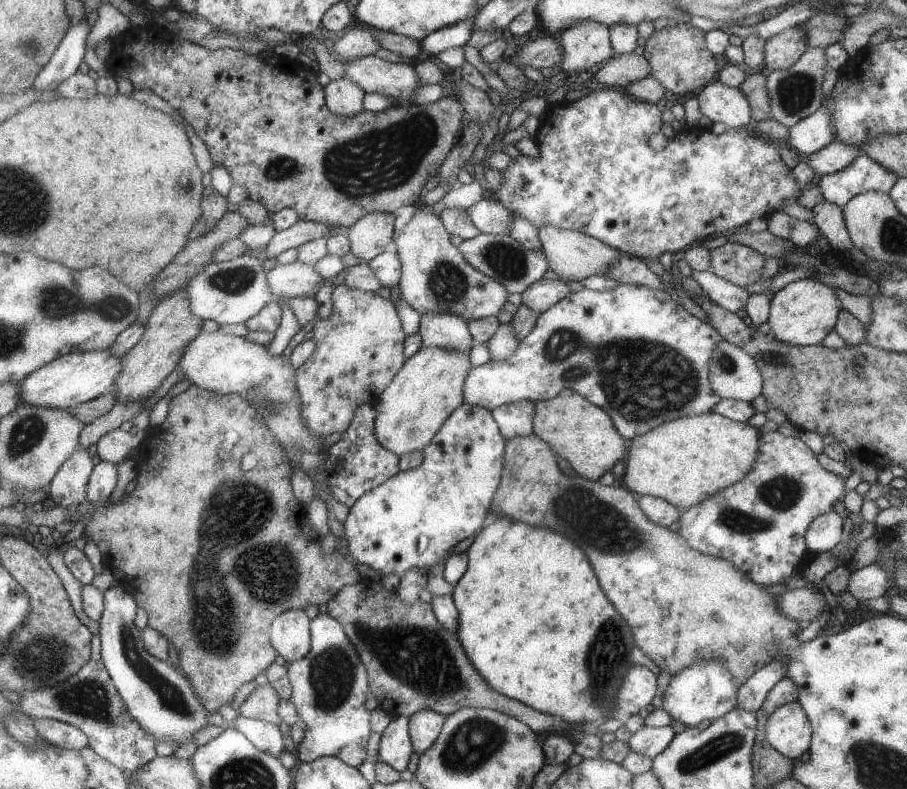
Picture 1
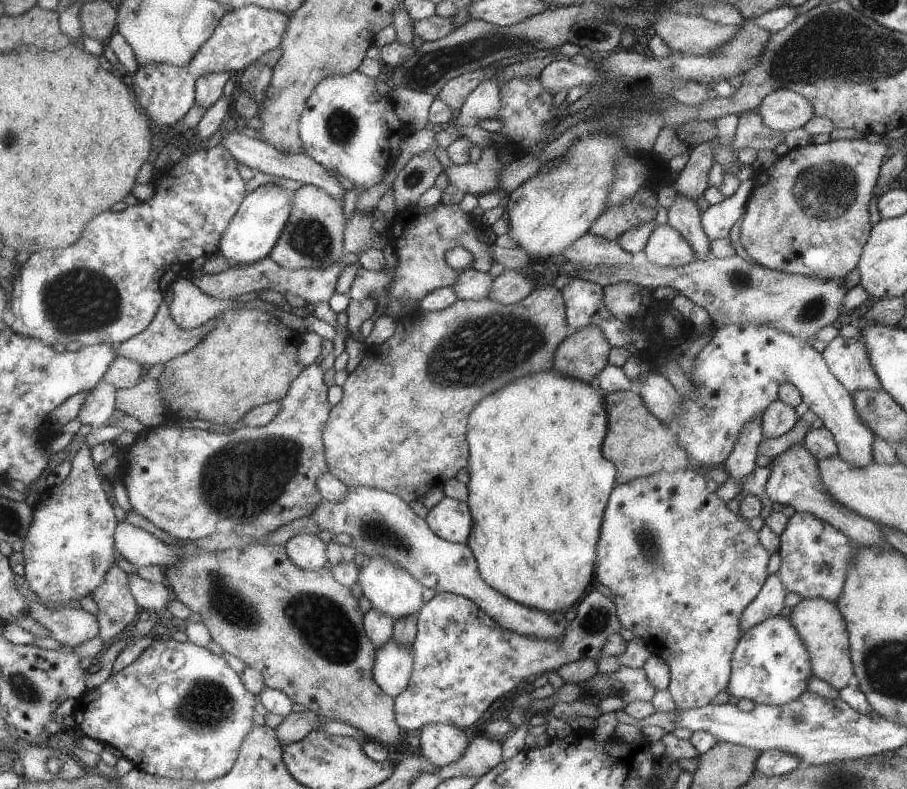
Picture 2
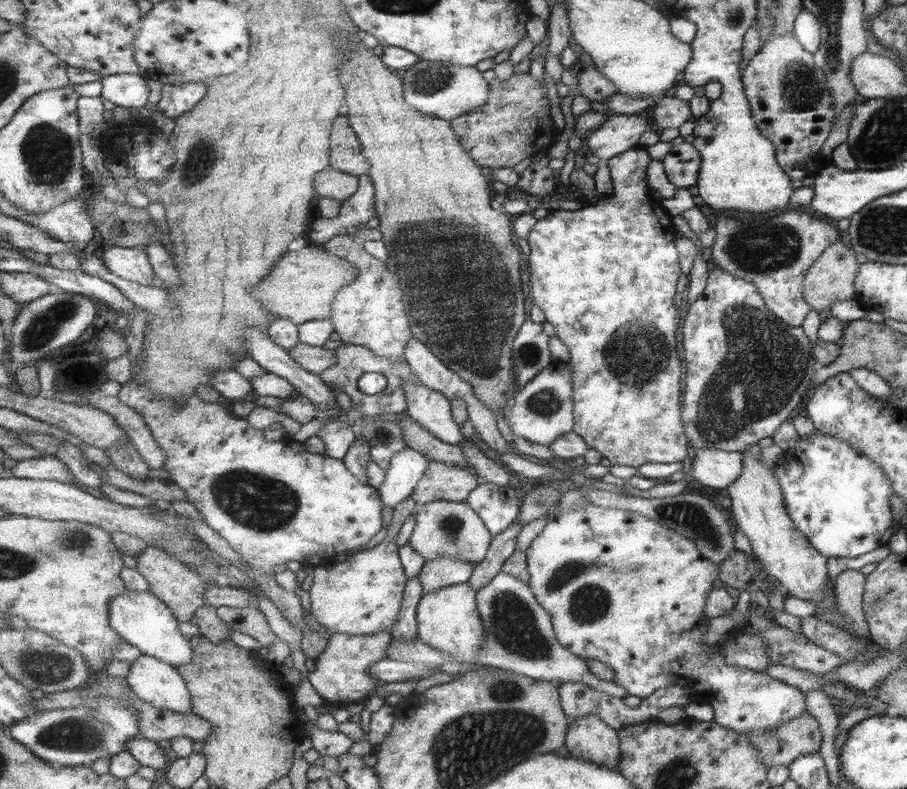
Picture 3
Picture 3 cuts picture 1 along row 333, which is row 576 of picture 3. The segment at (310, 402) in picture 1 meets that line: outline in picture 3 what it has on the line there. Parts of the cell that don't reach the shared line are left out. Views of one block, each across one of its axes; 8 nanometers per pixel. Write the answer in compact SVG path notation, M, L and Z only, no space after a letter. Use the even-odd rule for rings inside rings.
M405 498L399 506L395 506L385 538L371 550L367 548L363 552L355 552L353 556L349 556L347 562L335 564L331 568L329 566L309 568L313 578L307 588L313 600L311 606L313 616L331 634L369 636L379 632L393 632L393 626L397 626L397 618L405 606L405 592L409 584L397 536L401 532L401 526L415 508L417 502L413 498Z

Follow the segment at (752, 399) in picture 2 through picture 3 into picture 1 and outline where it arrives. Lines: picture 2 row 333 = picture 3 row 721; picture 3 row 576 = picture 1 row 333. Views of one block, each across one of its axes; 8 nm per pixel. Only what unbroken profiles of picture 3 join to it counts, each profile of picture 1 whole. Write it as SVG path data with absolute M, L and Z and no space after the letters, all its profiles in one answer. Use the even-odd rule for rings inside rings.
M621 284L607 292L581 290L543 312L535 330L523 338L521 348L511 358L503 362L491 360L475 368L467 378L465 404L485 406L493 412L505 404L521 400L545 402L555 400L563 390L577 390L591 404L603 408L613 418L617 432L631 442L665 422L709 414L721 402L709 382L709 356L721 340L711 324L687 314L663 290Z

